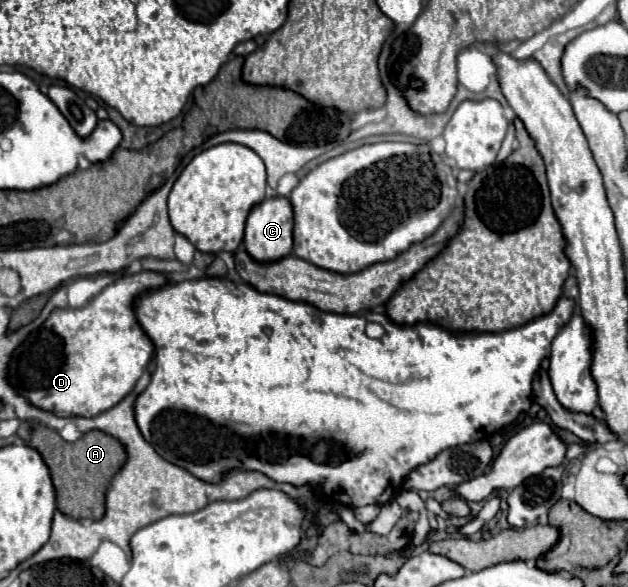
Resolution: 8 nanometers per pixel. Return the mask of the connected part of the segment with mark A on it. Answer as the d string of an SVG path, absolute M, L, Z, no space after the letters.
M21 422L17 436L25 444L35 448L41 454L43 462L47 464L53 478L53 486L57 490L57 506L61 514L71 516L75 520L79 518L99 520L105 514L105 492L109 488L111 478L125 464L125 450L115 438L99 430L91 430L83 434L77 442L69 444L55 430L47 426L39 428L29 422Z

